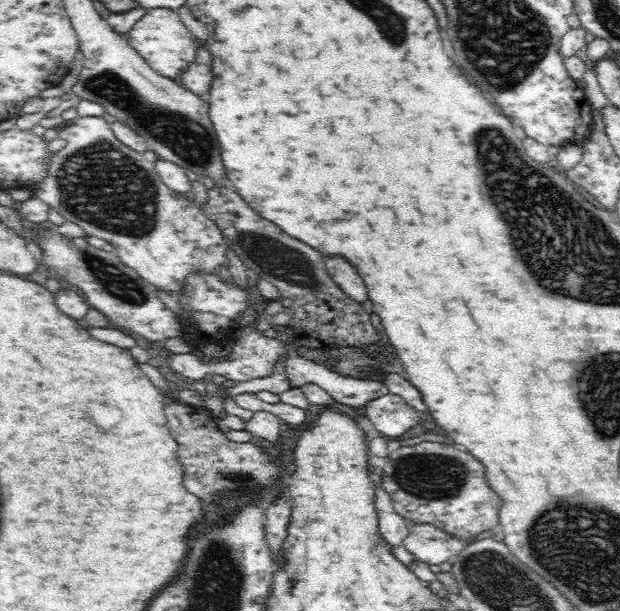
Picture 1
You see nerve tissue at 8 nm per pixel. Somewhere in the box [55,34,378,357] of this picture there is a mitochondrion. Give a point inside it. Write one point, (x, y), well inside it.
(189, 140)

